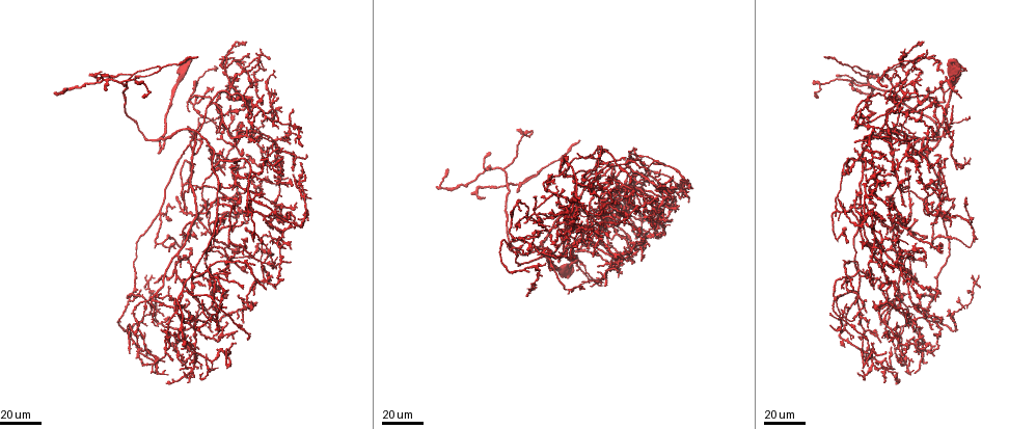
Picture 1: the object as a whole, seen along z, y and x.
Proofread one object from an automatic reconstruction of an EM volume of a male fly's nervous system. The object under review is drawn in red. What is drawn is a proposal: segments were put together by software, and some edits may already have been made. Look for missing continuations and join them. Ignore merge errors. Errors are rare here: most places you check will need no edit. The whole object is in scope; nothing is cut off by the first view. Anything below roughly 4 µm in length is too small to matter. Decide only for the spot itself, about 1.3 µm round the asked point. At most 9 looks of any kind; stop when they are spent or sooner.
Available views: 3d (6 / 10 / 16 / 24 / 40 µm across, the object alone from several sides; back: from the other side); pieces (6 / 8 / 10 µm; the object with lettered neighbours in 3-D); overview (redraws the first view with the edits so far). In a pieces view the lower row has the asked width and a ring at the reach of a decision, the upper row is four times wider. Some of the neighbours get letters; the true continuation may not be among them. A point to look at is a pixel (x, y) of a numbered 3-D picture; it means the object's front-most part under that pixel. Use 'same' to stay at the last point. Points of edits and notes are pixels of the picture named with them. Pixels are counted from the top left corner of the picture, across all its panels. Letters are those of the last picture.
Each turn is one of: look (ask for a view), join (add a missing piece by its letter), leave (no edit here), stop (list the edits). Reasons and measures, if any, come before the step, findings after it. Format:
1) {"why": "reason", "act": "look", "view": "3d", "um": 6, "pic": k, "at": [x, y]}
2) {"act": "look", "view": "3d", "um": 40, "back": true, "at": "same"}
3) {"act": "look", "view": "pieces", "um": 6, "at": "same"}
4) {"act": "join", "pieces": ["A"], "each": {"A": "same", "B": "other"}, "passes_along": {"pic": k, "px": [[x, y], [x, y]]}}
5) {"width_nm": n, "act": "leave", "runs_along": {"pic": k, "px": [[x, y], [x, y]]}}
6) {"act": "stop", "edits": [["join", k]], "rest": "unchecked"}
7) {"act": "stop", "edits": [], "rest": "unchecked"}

{"why": "free end", "act": "look", "view": "3d", "um": 40, "pic": 1, "at": [446, 169]}

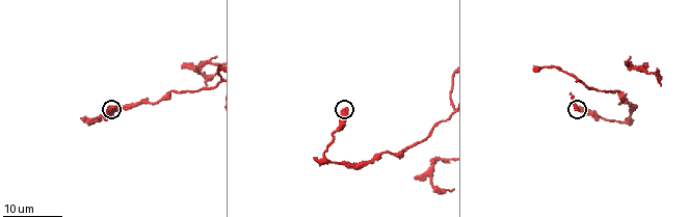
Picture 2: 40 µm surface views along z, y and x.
{"act": "look", "view": "pieces", "um": 10, "pic": 2, "at": [113, 108]}

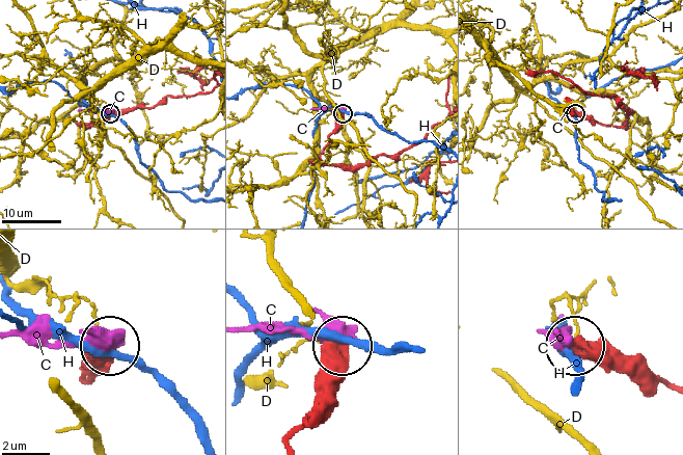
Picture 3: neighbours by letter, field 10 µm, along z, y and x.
{"width_nm": 400, "act": "leave", "each": {"C": "other", "D": "other", "H": "other"}, "found": "none of them fits"}

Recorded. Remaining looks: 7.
{"why": "an open end", "act": "look", "view": "3d", "um": 40, "pic": 1, "at": [892, 247]}

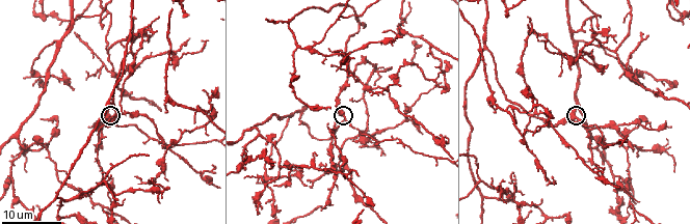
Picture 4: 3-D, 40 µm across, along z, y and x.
{"act": "look", "view": "pieces", "um": 10, "pic": 4, "at": [573, 108]}

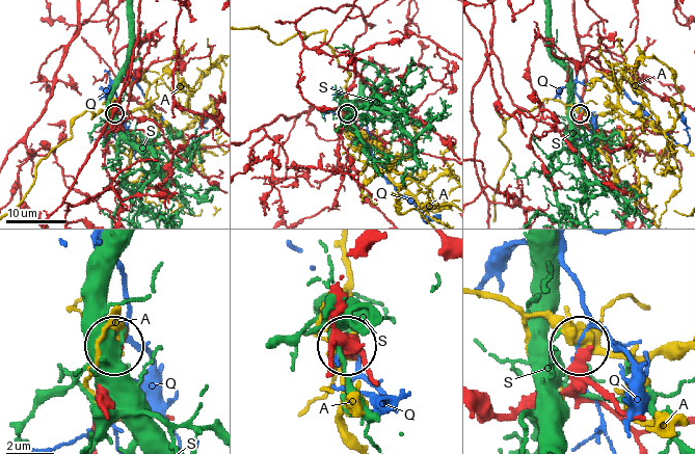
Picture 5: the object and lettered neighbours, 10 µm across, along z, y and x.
{"act": "leave", "each": {"A": "other", "Q": "other", "S": "other"}, "found": "none of them fits"}

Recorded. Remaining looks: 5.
{"why": "branch stops here", "act": "look", "view": "3d", "um": 40, "pic": 1, "at": [537, 230]}

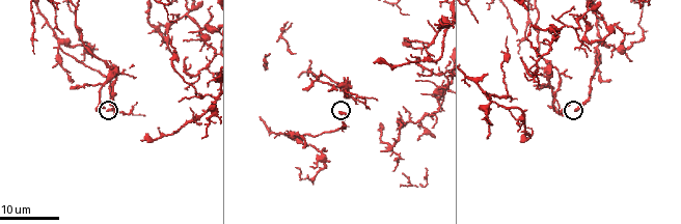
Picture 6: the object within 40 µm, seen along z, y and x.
{"act": "look", "view": "pieces", "um": 8, "pic": 6, "at": [108, 112]}

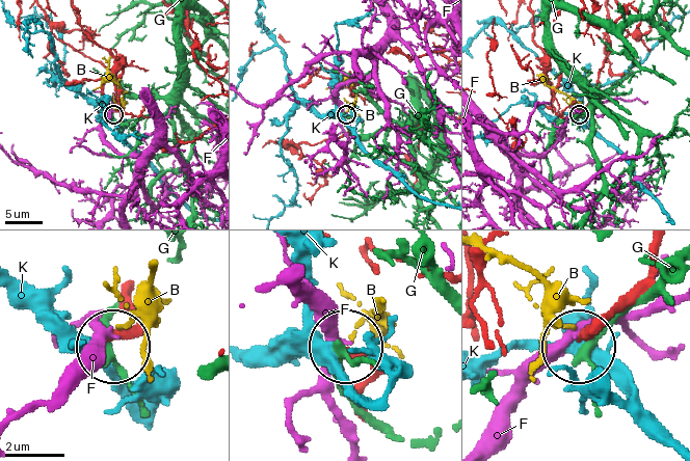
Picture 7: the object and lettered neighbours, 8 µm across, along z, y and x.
{"width_nm": 280, "act": "leave", "each": {"B": "other", "F": "other", "G": "other", "K": "other"}, "runs_along": {"pic": 7, "px": [[125, 291], [137, 320], [112, 341]]}, "found": "no lettered piece goes on from it"}

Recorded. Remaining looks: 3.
{"act": "look", "view": "3d", "um": 24, "pic": 1, "at": [881, 324]}

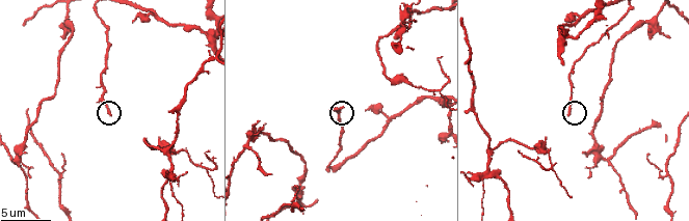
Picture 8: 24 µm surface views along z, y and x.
{"why": "what lies round it", "act": "look", "view": "pieces", "um": 6, "pic": 8, "at": [569, 112]}

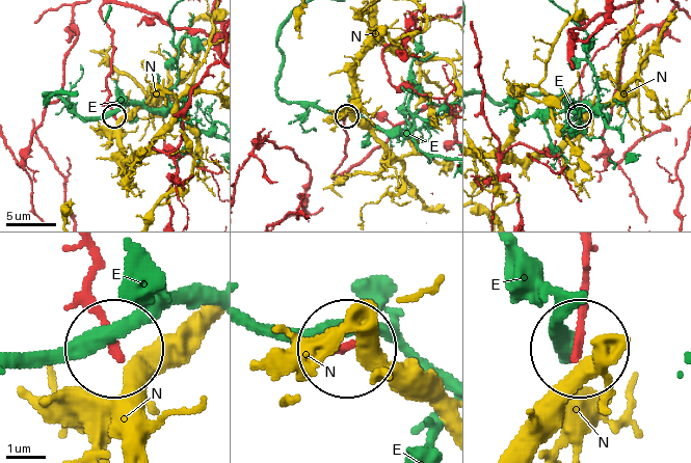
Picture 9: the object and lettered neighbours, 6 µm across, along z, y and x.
{"act": "leave", "each": {"E": "other", "N": "other"}, "runs_along": {"pic": 9, "px": [[583, 250], [583, 346]]}, "found": "none of them fits"}

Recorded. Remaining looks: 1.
{"act": "stop", "edits": [], "rest": "unchecked"}

